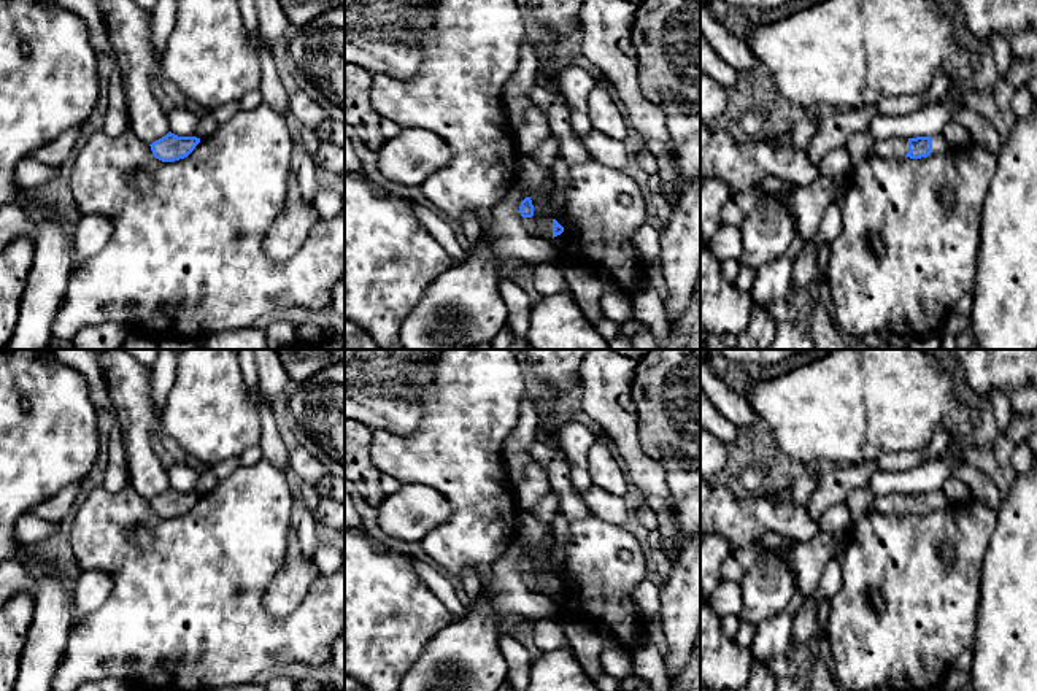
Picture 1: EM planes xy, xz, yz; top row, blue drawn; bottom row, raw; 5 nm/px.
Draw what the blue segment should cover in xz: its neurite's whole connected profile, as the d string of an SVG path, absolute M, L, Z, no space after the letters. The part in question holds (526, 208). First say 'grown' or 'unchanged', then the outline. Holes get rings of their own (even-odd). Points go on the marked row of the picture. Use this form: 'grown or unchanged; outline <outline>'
grown; outline M526 186L522 187L524 200L521 202L519 211L522 216L522 226L527 230L527 234L534 237L542 237L546 240L553 240L554 237L561 235L564 232L564 227L551 216L551 210L548 214L548 219L542 226L535 226L532 221L534 216L534 205L530 200L530 189Z

